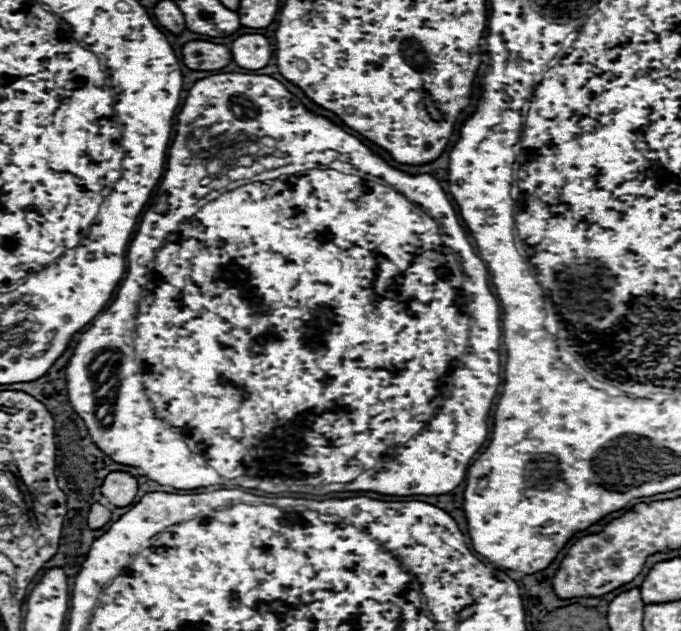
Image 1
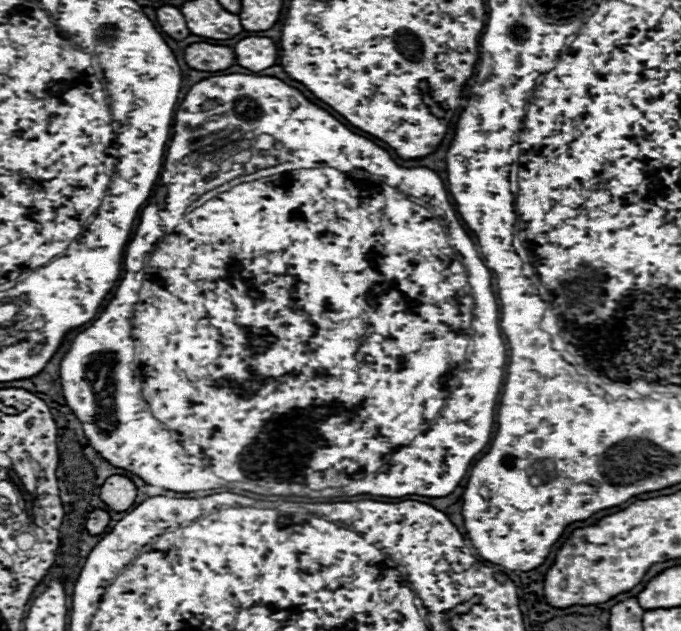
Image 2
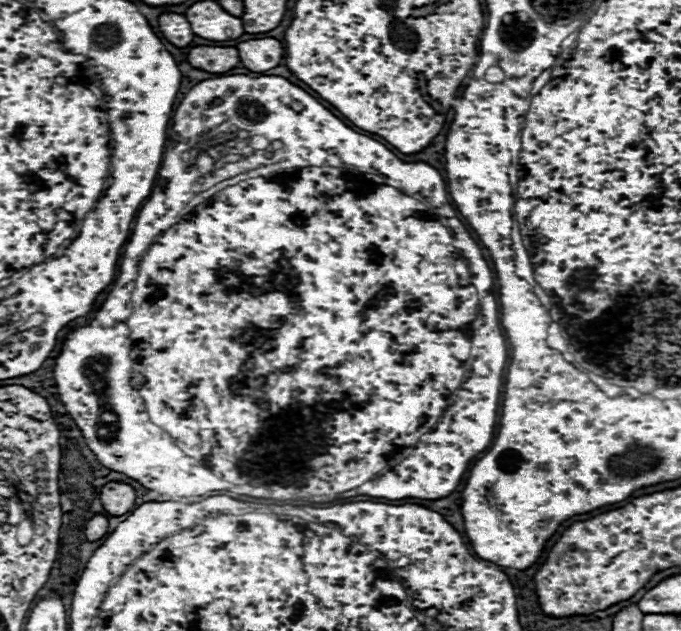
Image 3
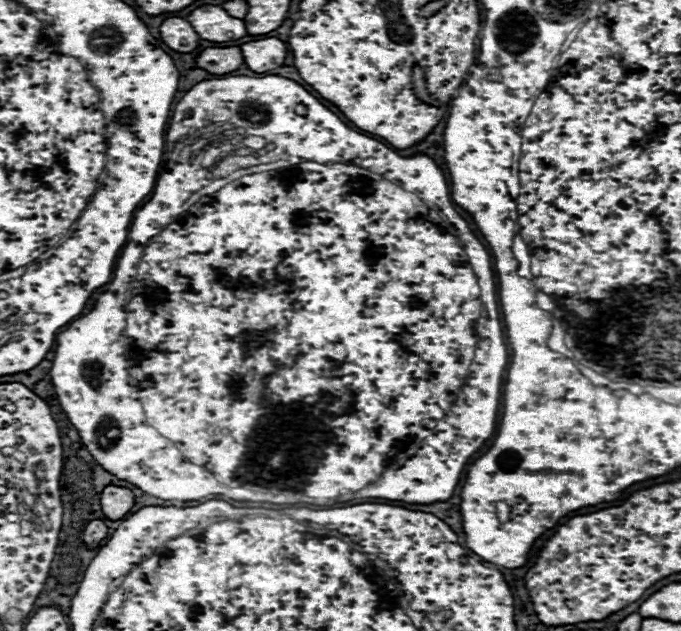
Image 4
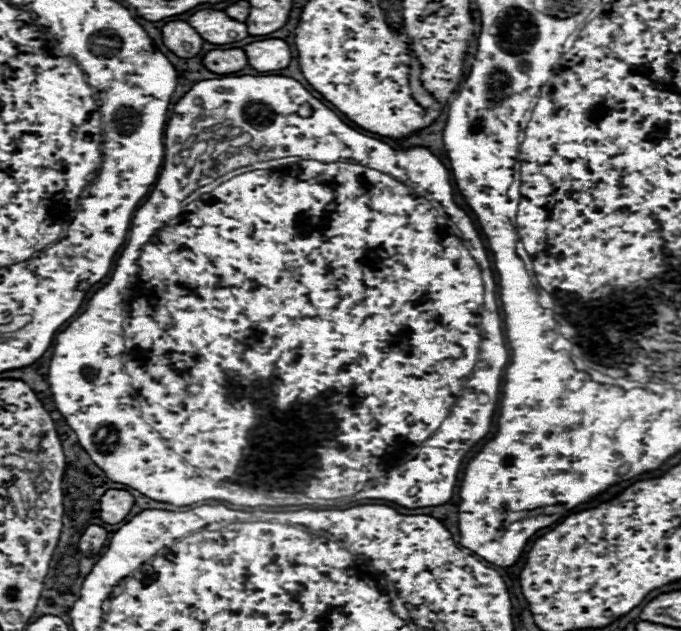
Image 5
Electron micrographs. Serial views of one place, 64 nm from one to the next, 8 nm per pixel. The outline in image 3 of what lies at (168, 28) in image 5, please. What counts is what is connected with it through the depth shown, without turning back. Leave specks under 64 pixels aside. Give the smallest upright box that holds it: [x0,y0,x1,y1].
[158,12,194,48]

